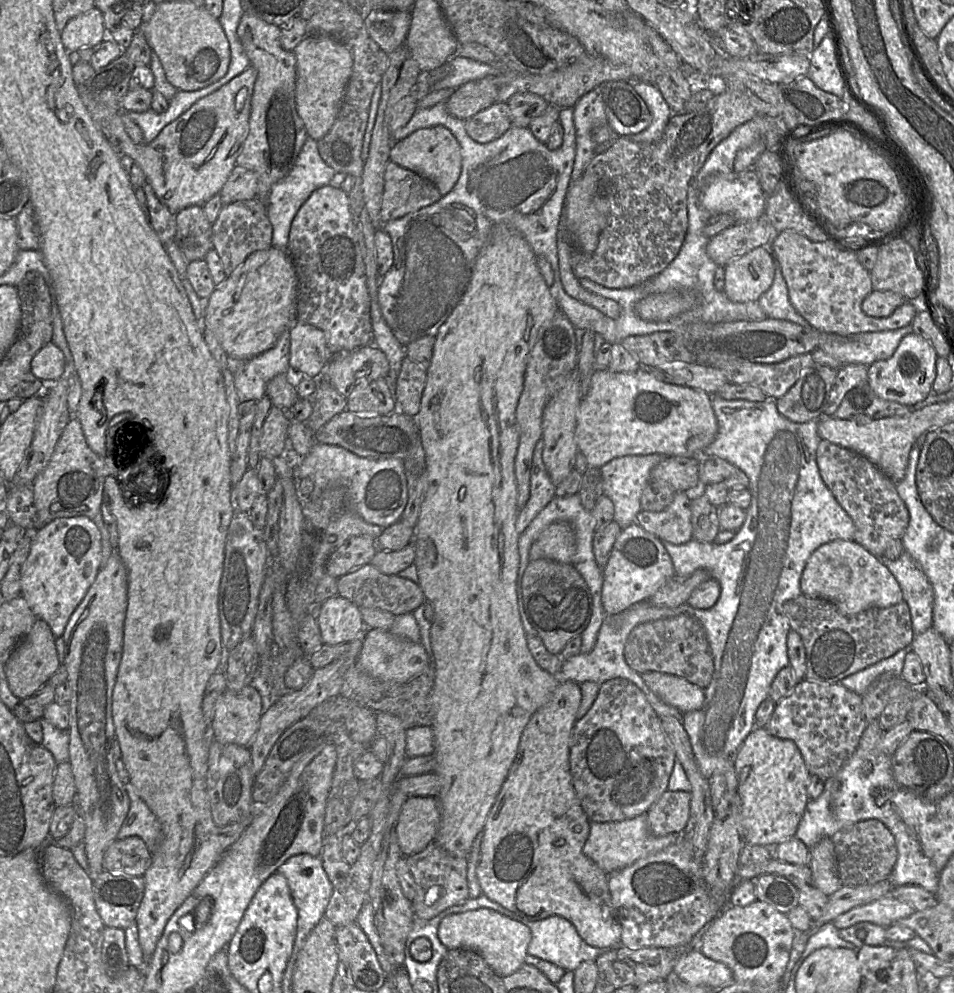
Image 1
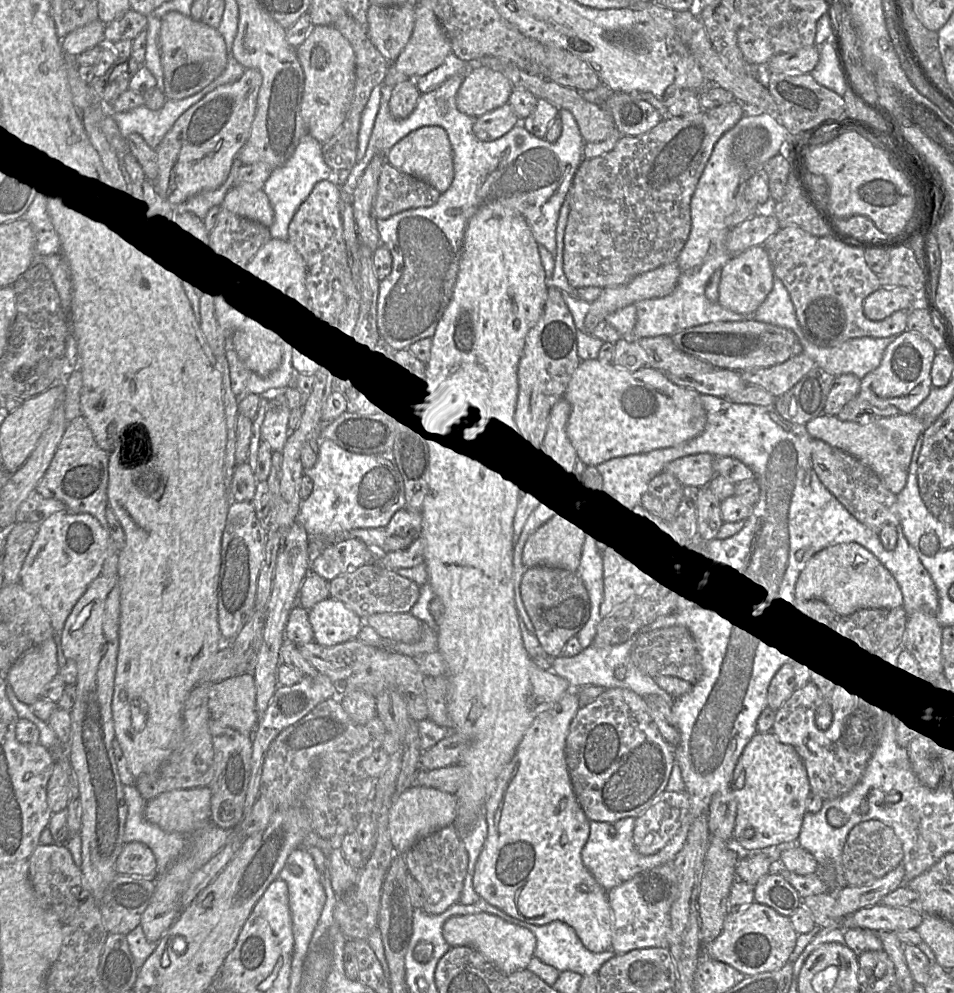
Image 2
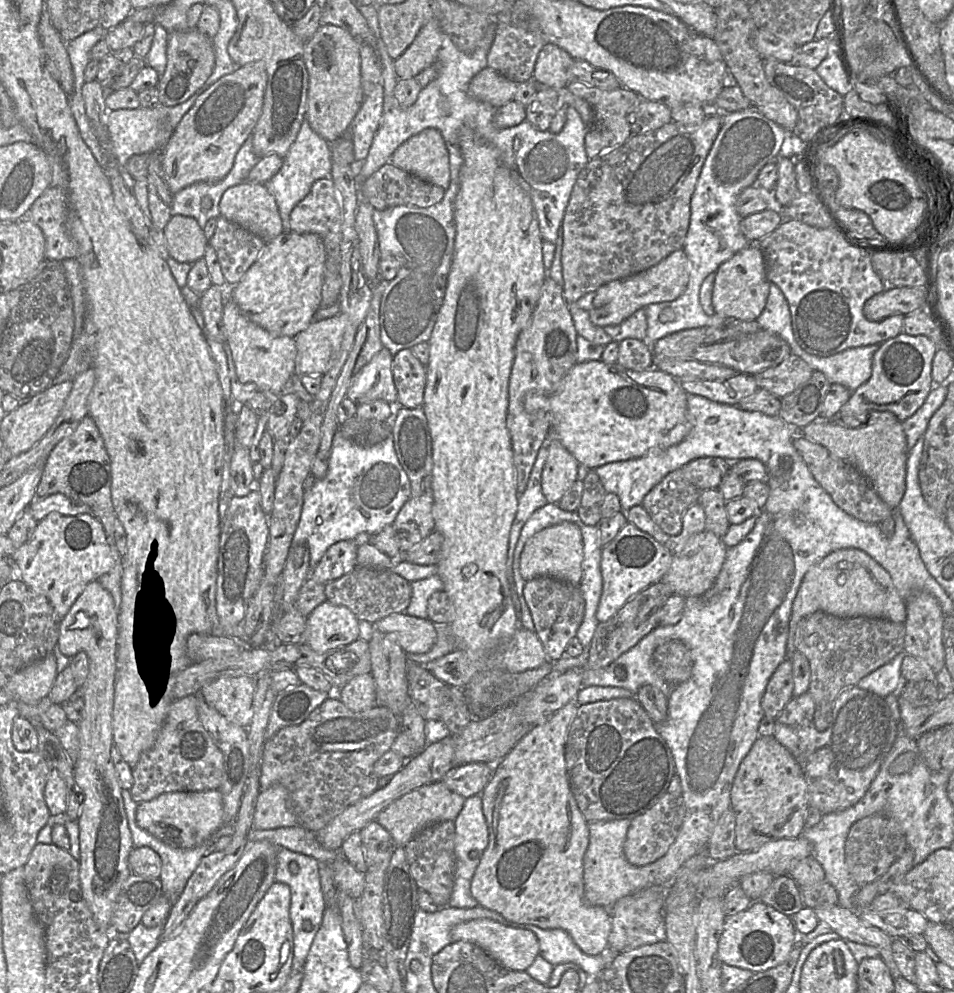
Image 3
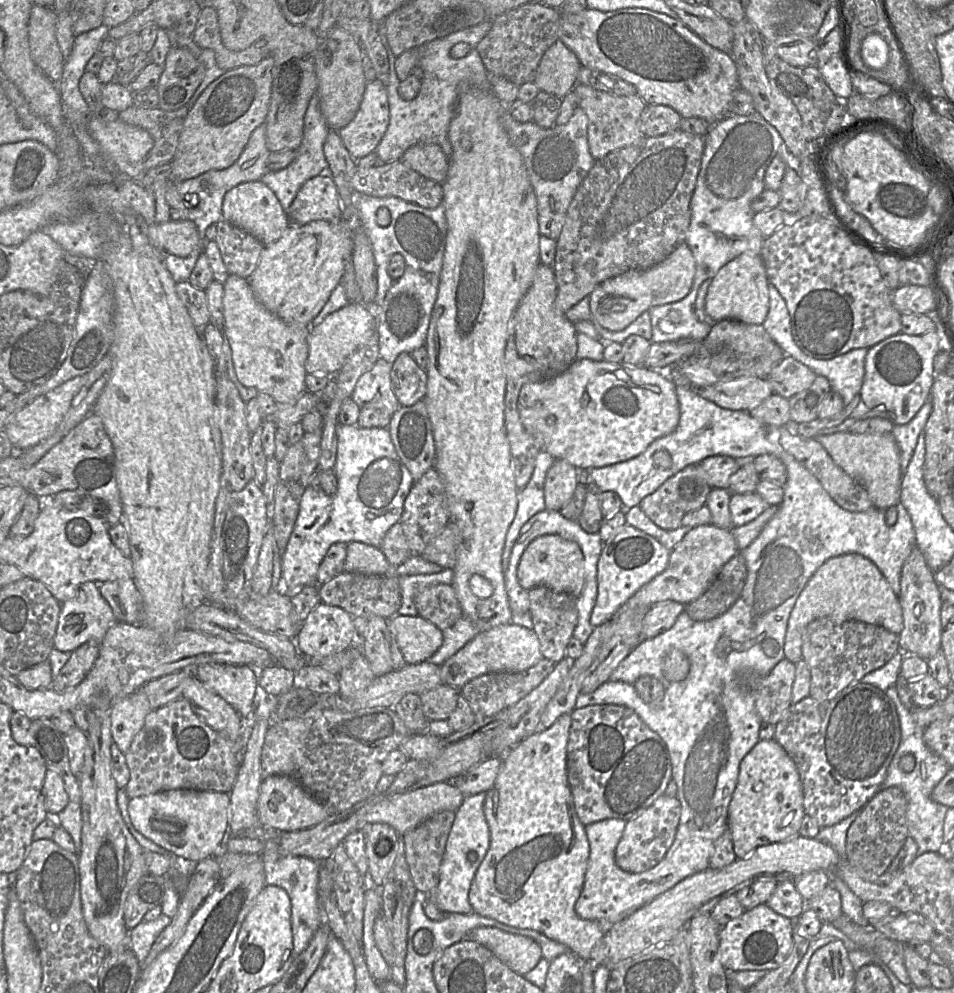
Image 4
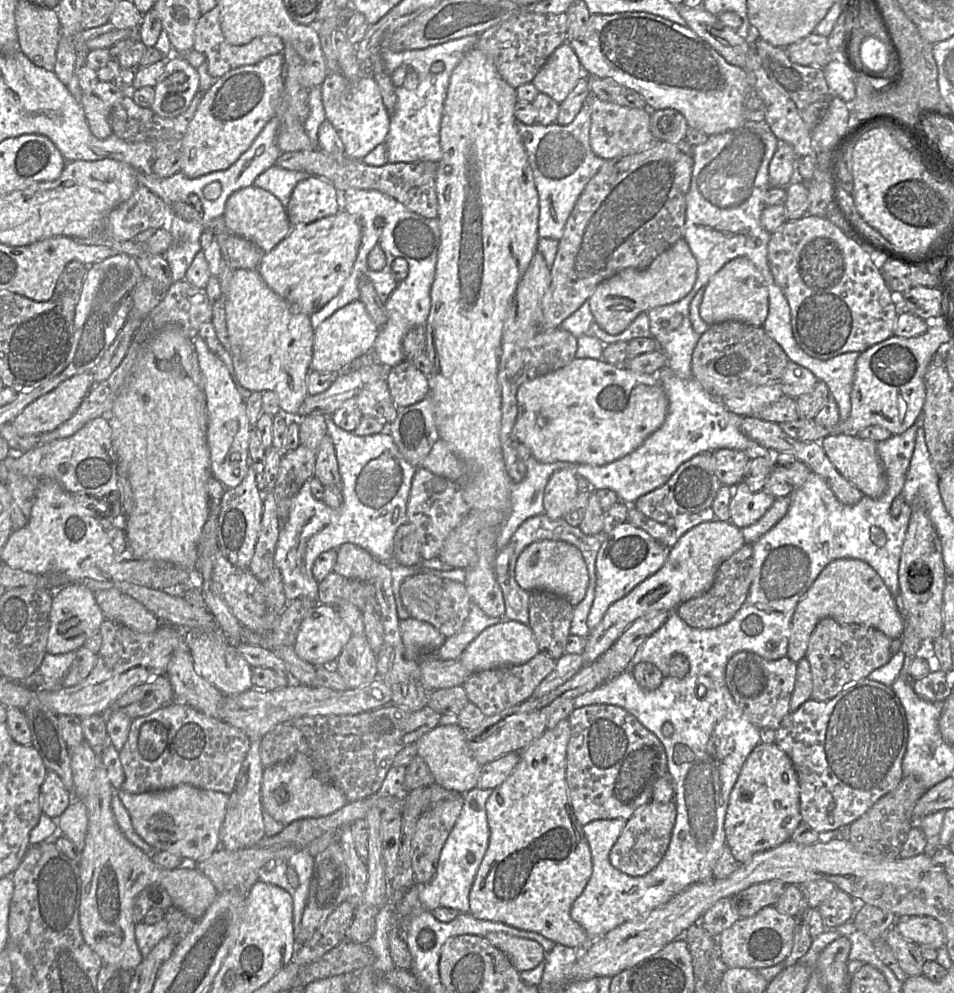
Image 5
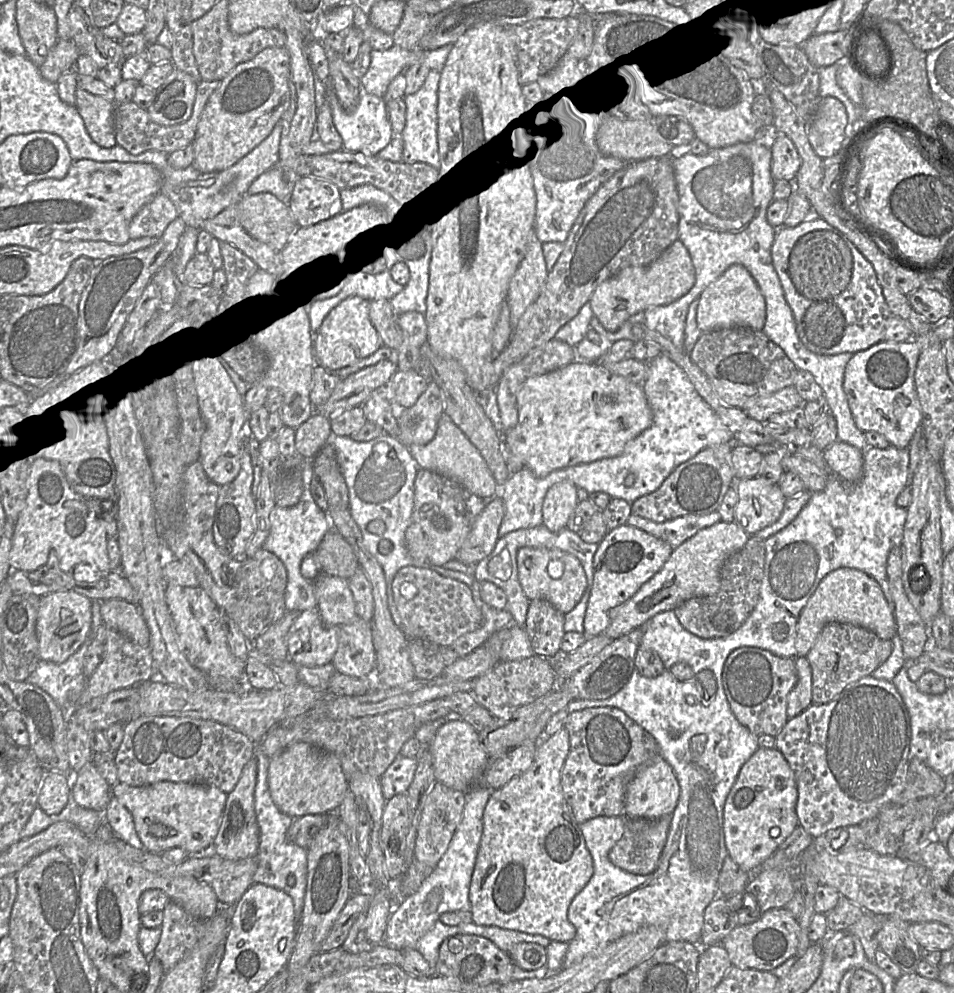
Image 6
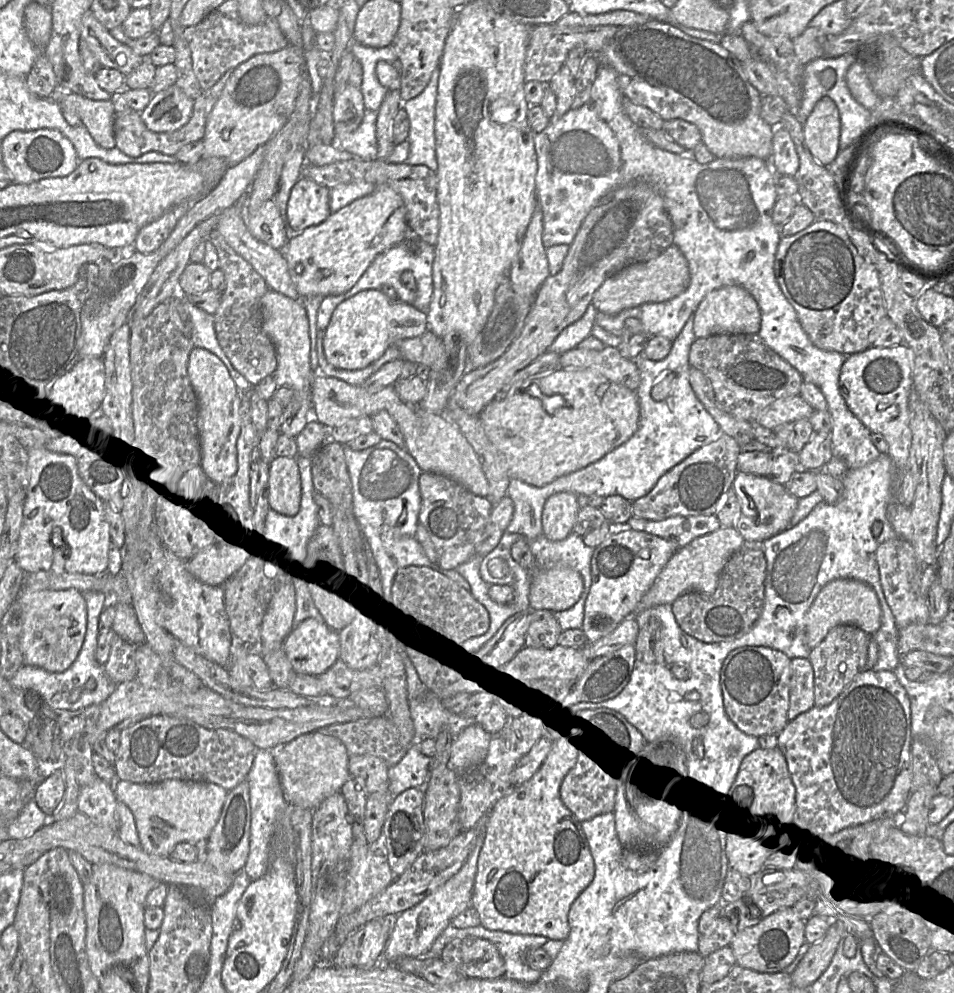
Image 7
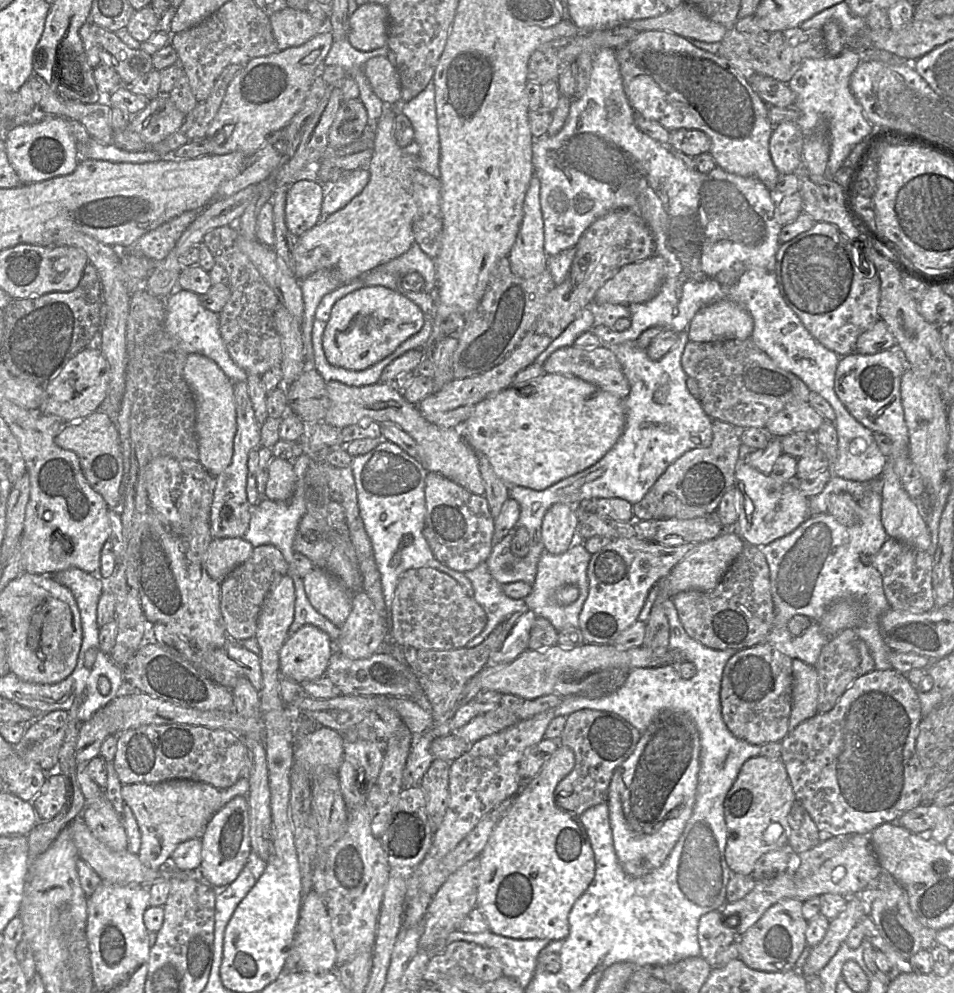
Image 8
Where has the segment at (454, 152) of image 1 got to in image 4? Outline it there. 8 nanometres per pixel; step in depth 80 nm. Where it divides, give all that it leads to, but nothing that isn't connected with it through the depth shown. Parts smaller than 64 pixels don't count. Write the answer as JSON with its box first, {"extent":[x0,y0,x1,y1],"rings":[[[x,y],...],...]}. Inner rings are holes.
{"extent":[400,143,449,184],"rings":[[[419,143],[408,148],[400,159],[422,176],[442,184],[449,168],[449,159],[435,143]]]}

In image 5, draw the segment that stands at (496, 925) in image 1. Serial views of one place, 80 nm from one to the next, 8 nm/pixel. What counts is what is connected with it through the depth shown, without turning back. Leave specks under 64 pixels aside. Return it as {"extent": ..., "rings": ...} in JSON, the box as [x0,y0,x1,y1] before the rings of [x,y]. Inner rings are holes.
{"extent":[485,932,546,973],"rings":[[[501,932],[489,933],[485,938],[507,955],[519,973],[533,970],[545,960],[546,953],[536,941]]]}

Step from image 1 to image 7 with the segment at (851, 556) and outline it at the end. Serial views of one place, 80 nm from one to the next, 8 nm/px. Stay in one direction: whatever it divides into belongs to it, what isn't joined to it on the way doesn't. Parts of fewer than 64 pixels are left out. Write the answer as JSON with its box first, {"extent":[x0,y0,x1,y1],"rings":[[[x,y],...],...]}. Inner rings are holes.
{"extent":[804,579,881,649],"rings":[[[836,579],[818,593],[804,618],[807,644],[813,649],[838,625],[853,625],[872,635],[881,625],[881,607],[875,591],[866,583],[853,579]]]}

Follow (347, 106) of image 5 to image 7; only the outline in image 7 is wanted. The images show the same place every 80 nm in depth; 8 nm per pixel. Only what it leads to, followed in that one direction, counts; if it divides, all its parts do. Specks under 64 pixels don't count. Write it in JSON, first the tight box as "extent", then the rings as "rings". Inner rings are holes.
{"extent":[337,110,377,160],"rings":[[[365,110],[363,119],[356,130],[349,133],[337,133],[337,145],[364,160],[377,157],[376,139],[377,111]]]}

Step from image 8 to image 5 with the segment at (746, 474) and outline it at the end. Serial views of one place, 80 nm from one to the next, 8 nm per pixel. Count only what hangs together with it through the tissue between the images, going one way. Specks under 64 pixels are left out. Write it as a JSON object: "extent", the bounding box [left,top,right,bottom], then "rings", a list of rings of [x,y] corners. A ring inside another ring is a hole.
{"extent":[729,481,775,529],"rings":[[[741,481],[735,488],[729,510],[732,524],[742,529],[757,522],[771,507],[775,498],[761,490],[751,492]]]}

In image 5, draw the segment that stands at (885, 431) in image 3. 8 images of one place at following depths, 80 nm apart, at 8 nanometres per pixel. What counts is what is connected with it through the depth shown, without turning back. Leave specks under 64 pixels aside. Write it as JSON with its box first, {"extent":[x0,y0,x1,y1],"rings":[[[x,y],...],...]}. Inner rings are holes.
{"extent":[820,434,887,498],"rings":[[[839,434],[829,435],[821,440],[820,443],[837,471],[864,495],[879,498],[884,494],[887,481],[876,451],[876,442],[861,439],[855,434]]]}

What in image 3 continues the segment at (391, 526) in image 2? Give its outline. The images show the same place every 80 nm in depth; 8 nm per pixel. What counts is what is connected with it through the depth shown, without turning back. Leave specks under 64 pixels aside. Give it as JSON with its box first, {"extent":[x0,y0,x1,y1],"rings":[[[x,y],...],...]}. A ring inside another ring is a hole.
{"extent":[391,490,435,552],"rings":[[[432,490],[410,497],[391,524],[401,552],[407,552],[435,530]]]}

